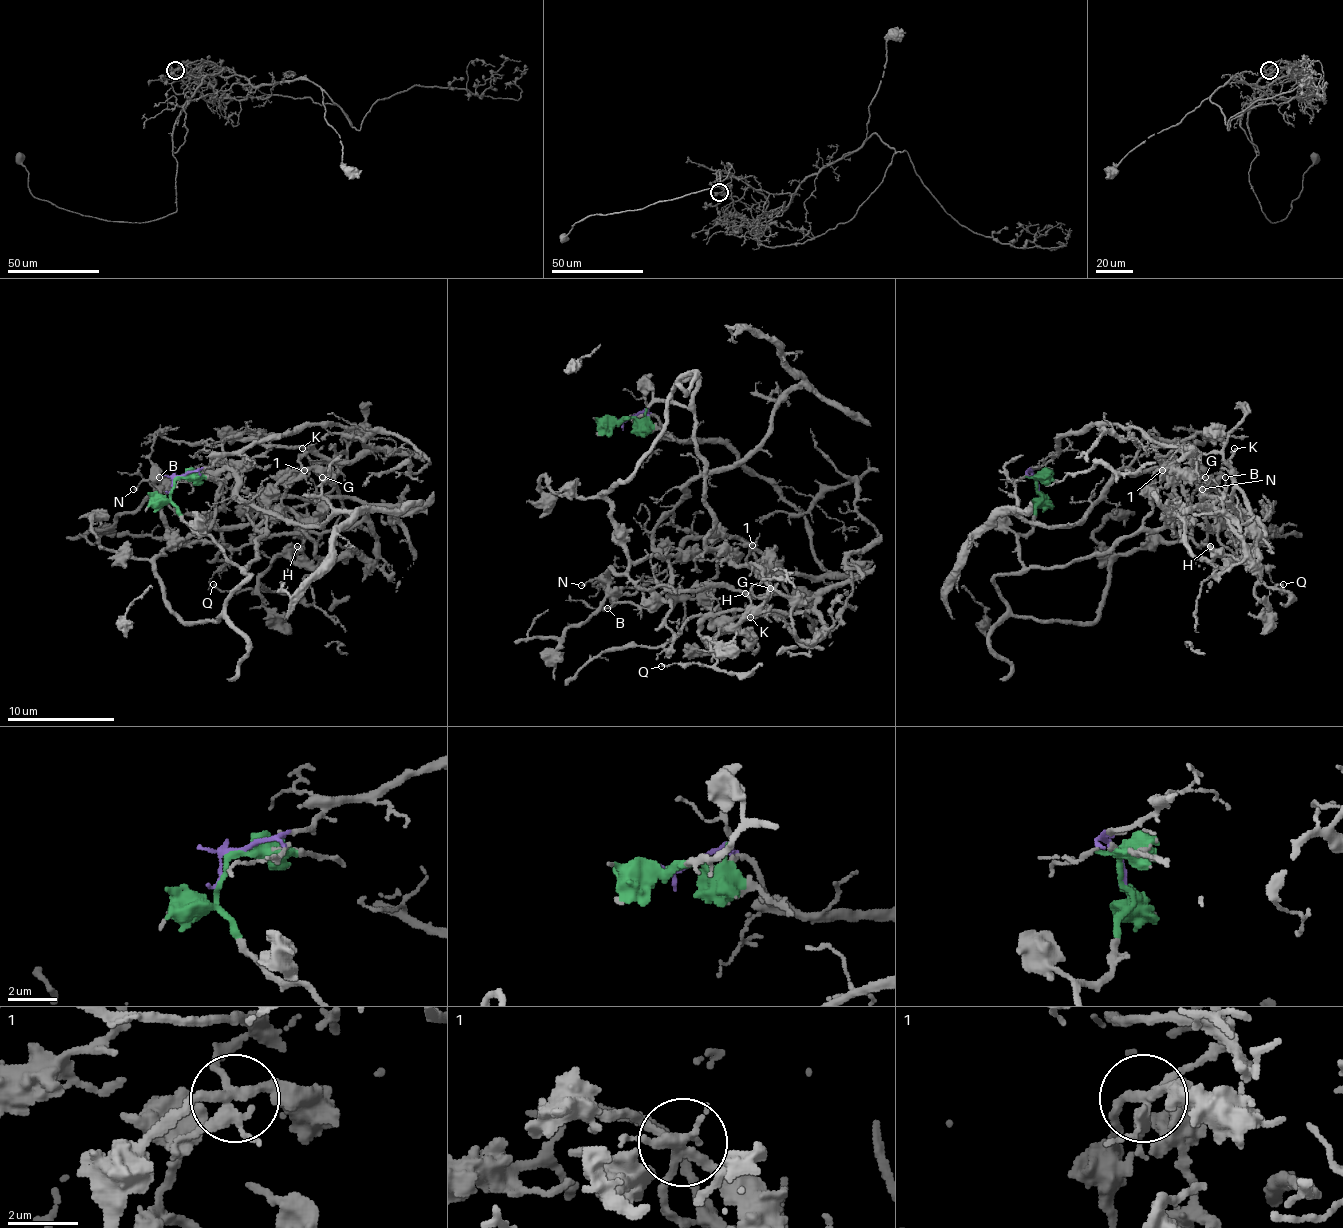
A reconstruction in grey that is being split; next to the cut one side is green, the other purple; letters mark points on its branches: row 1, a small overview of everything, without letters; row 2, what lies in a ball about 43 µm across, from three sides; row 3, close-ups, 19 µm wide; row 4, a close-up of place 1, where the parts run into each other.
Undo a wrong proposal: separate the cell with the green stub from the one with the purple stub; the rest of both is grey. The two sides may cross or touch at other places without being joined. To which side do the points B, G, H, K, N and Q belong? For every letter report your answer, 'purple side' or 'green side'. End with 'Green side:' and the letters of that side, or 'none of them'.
B: green side
G: green side
H: green side
K: purple side
N: green side
Q: green side
Green side: B, G, H, N, Q

